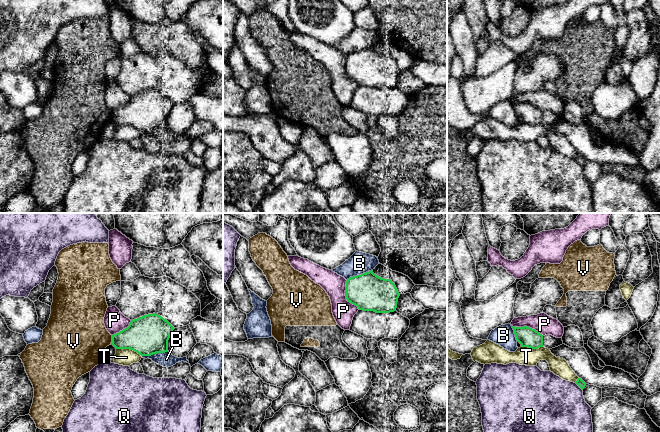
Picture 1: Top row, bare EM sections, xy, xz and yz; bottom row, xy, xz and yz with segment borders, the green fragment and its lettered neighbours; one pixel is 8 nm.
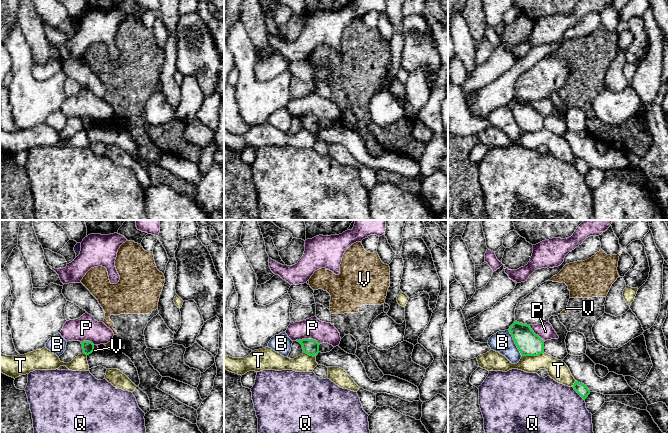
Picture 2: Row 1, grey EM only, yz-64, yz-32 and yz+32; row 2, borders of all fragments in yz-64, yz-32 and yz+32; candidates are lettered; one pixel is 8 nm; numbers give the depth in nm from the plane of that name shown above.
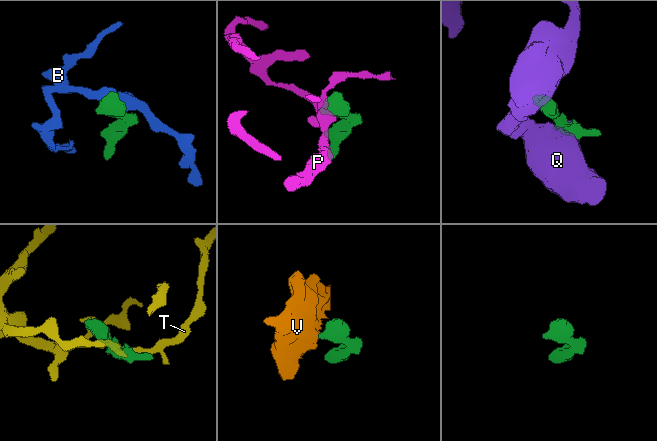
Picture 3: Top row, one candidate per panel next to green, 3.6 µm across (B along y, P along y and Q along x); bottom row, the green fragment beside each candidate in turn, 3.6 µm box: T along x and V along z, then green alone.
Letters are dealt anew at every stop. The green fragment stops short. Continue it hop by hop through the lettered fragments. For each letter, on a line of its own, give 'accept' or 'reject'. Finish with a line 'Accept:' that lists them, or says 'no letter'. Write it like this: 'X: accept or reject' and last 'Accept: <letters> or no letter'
B: reject
P: reject
Q: reject
T: reject
V: reject
Accept: no letter

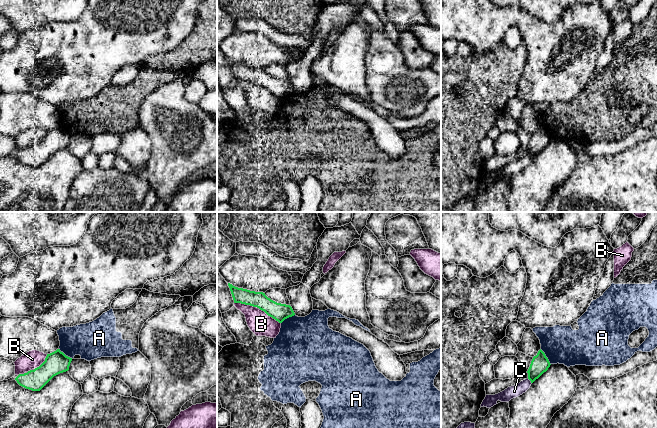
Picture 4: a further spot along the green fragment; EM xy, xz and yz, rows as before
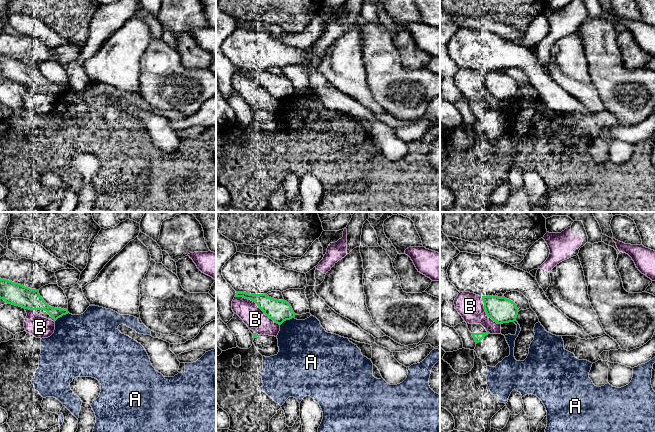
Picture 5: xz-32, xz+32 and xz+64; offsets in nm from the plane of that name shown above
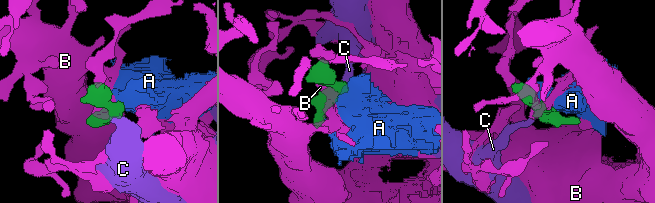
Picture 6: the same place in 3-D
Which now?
A: reject
B: reject
C: accept
Accept: C

